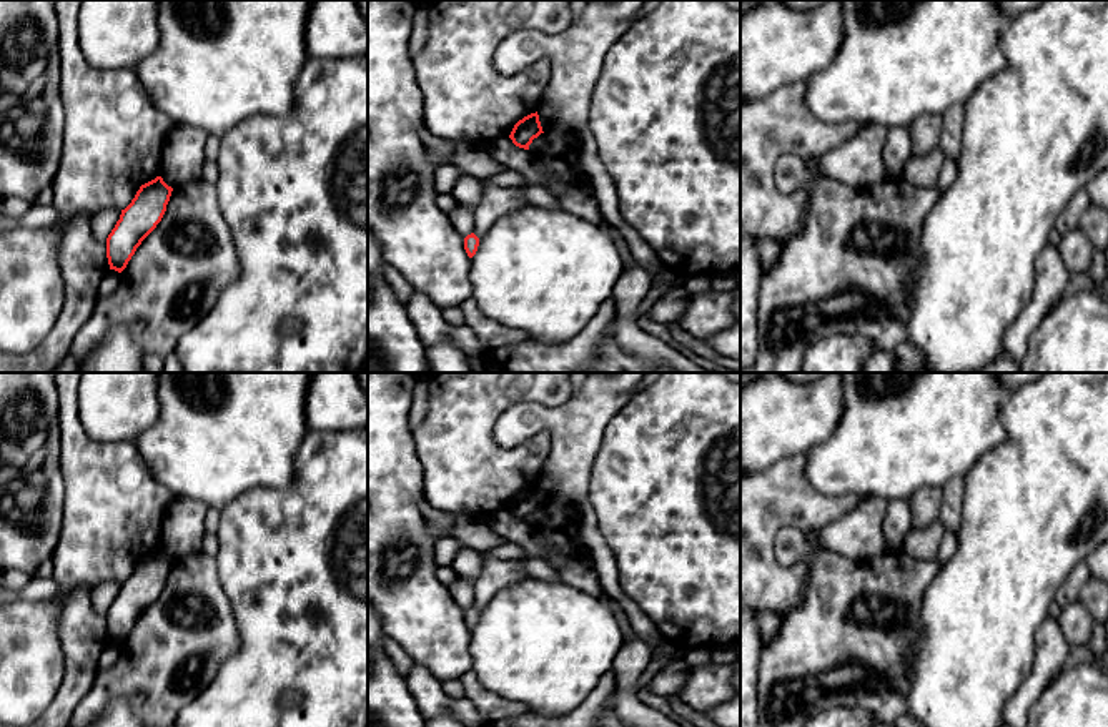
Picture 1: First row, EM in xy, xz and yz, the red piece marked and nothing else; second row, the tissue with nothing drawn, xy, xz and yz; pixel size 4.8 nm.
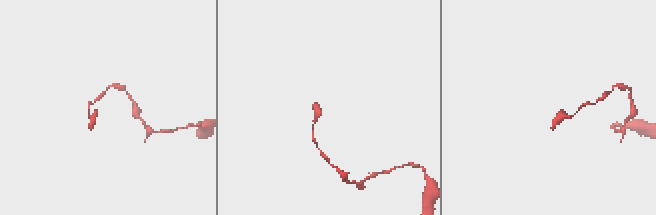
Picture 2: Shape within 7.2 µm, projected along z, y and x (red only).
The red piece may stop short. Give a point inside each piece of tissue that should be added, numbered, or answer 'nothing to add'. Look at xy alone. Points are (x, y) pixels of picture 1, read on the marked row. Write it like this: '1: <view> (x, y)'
nothing to add

